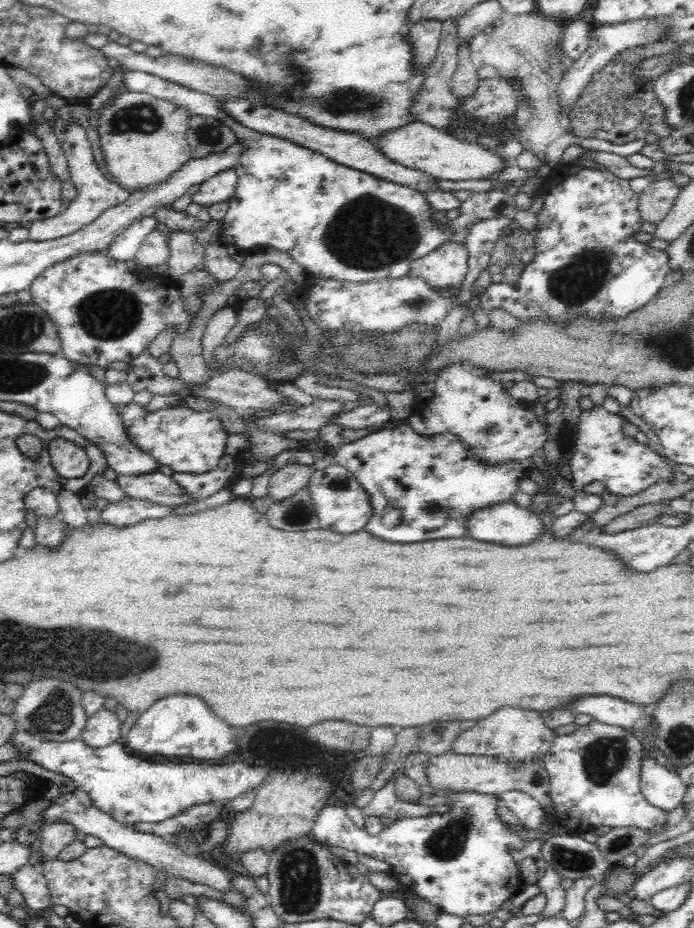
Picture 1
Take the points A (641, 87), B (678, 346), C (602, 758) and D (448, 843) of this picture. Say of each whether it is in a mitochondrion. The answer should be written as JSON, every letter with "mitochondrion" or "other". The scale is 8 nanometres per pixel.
{"A":"other","B":"mitochondrion","C":"mitochondrion","D":"mitochondrion"}

